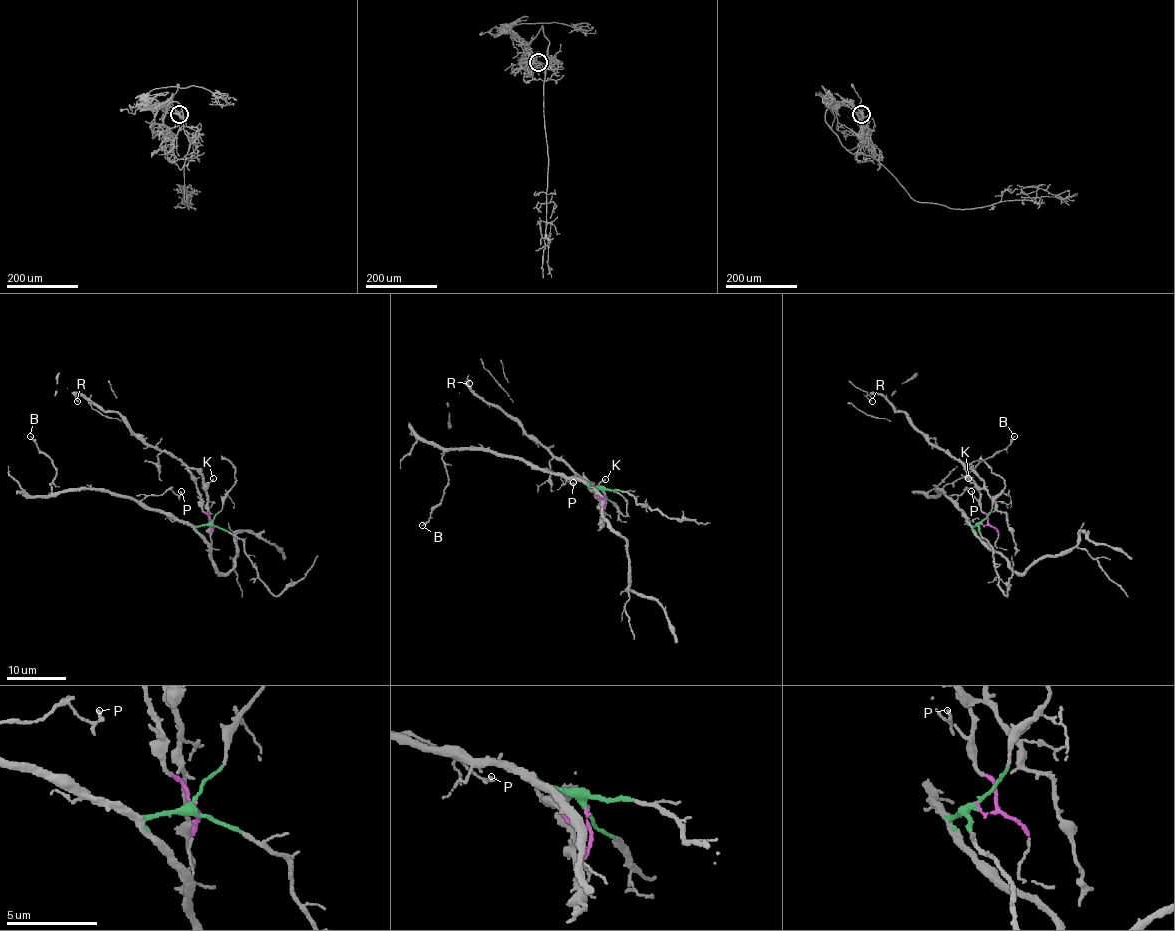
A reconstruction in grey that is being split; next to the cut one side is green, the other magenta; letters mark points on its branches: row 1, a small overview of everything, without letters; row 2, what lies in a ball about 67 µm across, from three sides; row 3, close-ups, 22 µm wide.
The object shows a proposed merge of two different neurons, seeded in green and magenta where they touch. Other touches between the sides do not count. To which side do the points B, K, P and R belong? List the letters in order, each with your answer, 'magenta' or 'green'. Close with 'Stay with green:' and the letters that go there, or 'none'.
B: green
K: magenta
P: green
R: magenta
Stay with green: B, P

